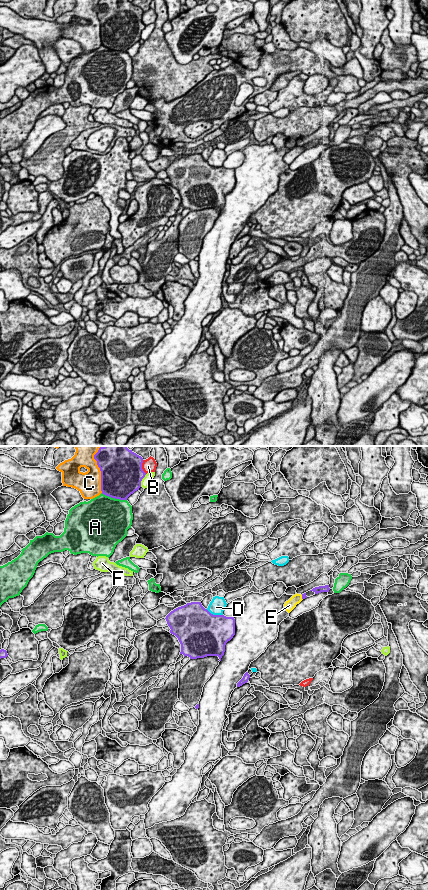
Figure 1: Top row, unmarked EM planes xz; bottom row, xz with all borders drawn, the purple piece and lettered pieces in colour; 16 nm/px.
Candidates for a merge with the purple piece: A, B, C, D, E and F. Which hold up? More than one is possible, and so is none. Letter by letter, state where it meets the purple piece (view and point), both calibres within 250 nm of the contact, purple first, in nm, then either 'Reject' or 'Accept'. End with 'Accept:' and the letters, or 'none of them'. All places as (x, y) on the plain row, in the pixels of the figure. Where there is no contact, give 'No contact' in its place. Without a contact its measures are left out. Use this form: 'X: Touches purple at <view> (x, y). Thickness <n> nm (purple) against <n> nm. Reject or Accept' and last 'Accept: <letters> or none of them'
A: Touches purple at xz (114, 49). Thickness 550 nm (purple) against 480 nm. Reject
B: Touches purple at xz (141, 19). Thickness 500 nm (purple) against 220 nm. Reject
C: Touches purple at xz (100, 22). Thickness 500 nm (purple) against 360 nm. Reject
D: Touches purple at xz (214, 167). Thickness 500 nm (purple) against 260 nm. Reject
E: Touches purple at xz (302, 149). Thickness 70 nm (purple) against 170 nm. Accept
F: Touches purple at xz (141, 32). Thickness 500 nm (purple) against 140 nm. Reject
Accept: E

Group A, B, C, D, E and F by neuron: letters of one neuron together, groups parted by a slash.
A / B / C / D / E / F

